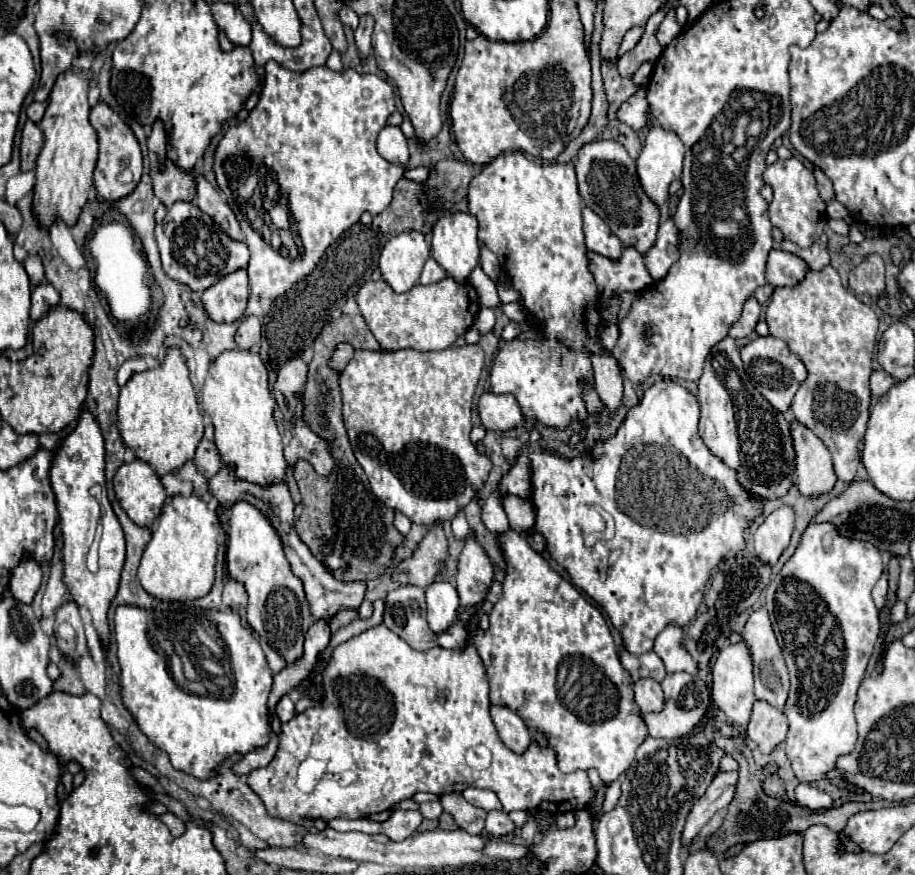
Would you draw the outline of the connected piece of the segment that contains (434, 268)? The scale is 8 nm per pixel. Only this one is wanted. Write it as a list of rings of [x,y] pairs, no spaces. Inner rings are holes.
[[[428,259],[426,265],[424,265],[424,271],[422,271],[422,277],[420,277],[420,283],[422,285],[430,285],[430,283],[438,283],[440,279],[444,279],[448,273],[436,263],[436,259]]]

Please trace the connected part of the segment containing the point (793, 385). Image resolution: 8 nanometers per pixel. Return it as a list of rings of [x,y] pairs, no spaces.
[[[756,337],[754,341],[746,343],[740,349],[742,361],[744,361],[744,369],[750,377],[750,381],[754,383],[754,387],[770,401],[770,405],[774,409],[778,409],[780,413],[788,411],[790,403],[792,403],[792,389],[794,393],[798,391],[800,383],[806,379],[806,367],[804,363],[788,349],[788,345],[778,339],[778,337]]]

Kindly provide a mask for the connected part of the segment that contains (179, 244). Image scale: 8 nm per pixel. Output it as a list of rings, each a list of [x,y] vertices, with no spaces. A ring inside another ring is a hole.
[[[176,201],[168,209],[166,219],[156,225],[156,241],[164,273],[170,279],[188,285],[192,291],[200,293],[218,283],[224,275],[244,269],[250,261],[250,253],[244,241],[234,241],[226,237],[226,233],[222,233],[218,225],[214,225],[212,217],[208,217],[198,209],[198,205],[188,201]]]

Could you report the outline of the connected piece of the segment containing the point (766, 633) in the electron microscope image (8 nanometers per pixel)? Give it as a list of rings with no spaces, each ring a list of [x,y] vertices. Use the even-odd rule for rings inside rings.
[[[764,607],[756,609],[750,615],[750,619],[742,631],[742,639],[748,643],[748,647],[752,651],[752,659],[754,659],[754,693],[756,693],[756,699],[764,699],[772,707],[784,709],[786,699],[788,699],[788,691],[790,691],[790,675],[788,675],[782,649],[776,641],[776,635],[772,631],[770,619],[768,619],[768,613]]]

